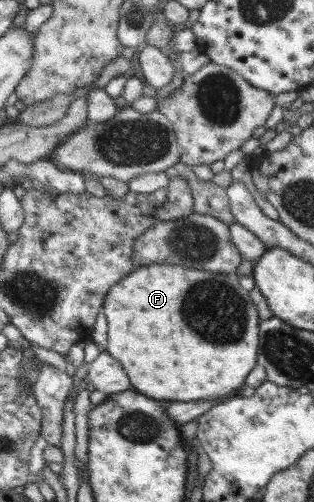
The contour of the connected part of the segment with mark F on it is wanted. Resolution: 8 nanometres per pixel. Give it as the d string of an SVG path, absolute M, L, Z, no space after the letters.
M179 265L138 266L107 292L103 315L108 323L106 352L122 366L132 388L151 399L223 401L239 392L249 372L258 365L260 317L249 292L234 275Z

